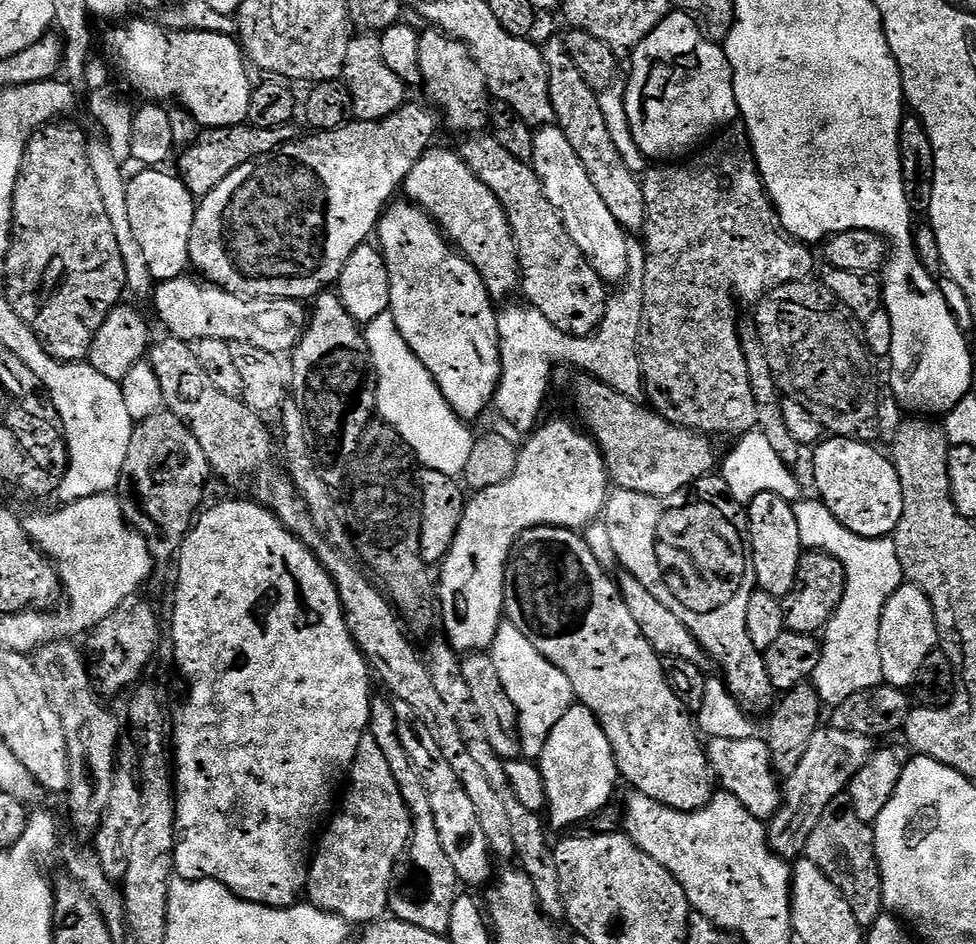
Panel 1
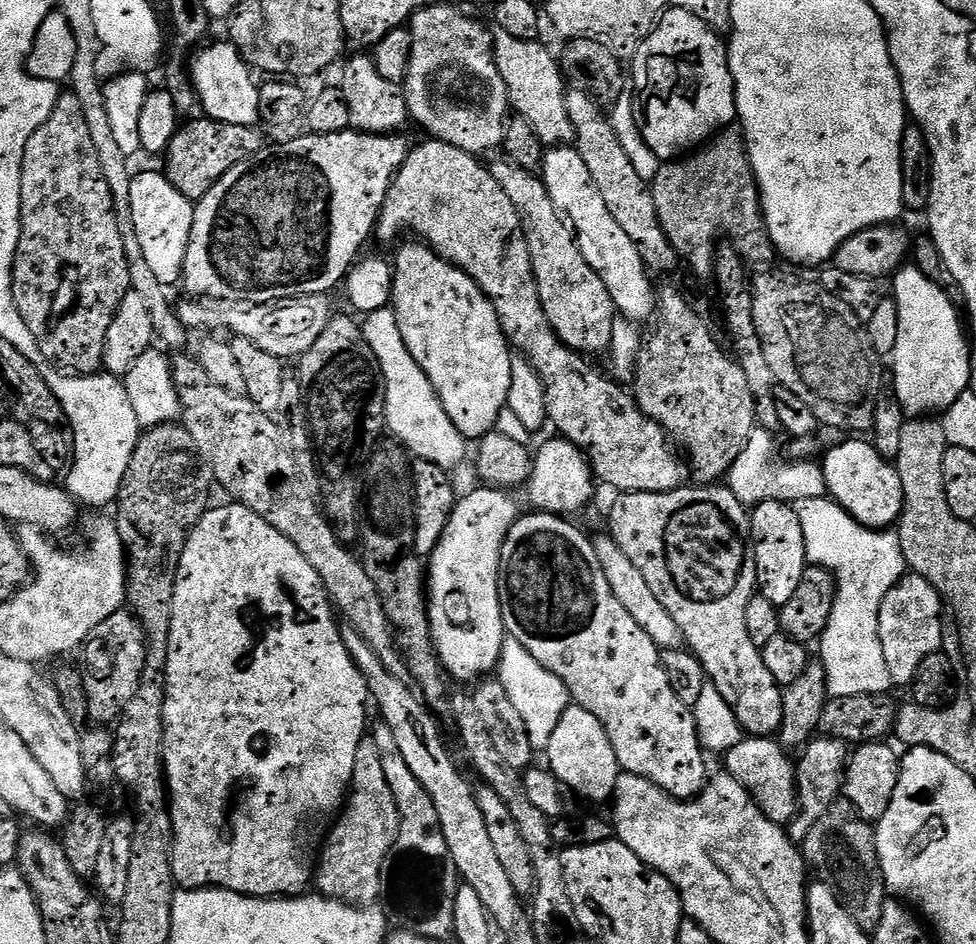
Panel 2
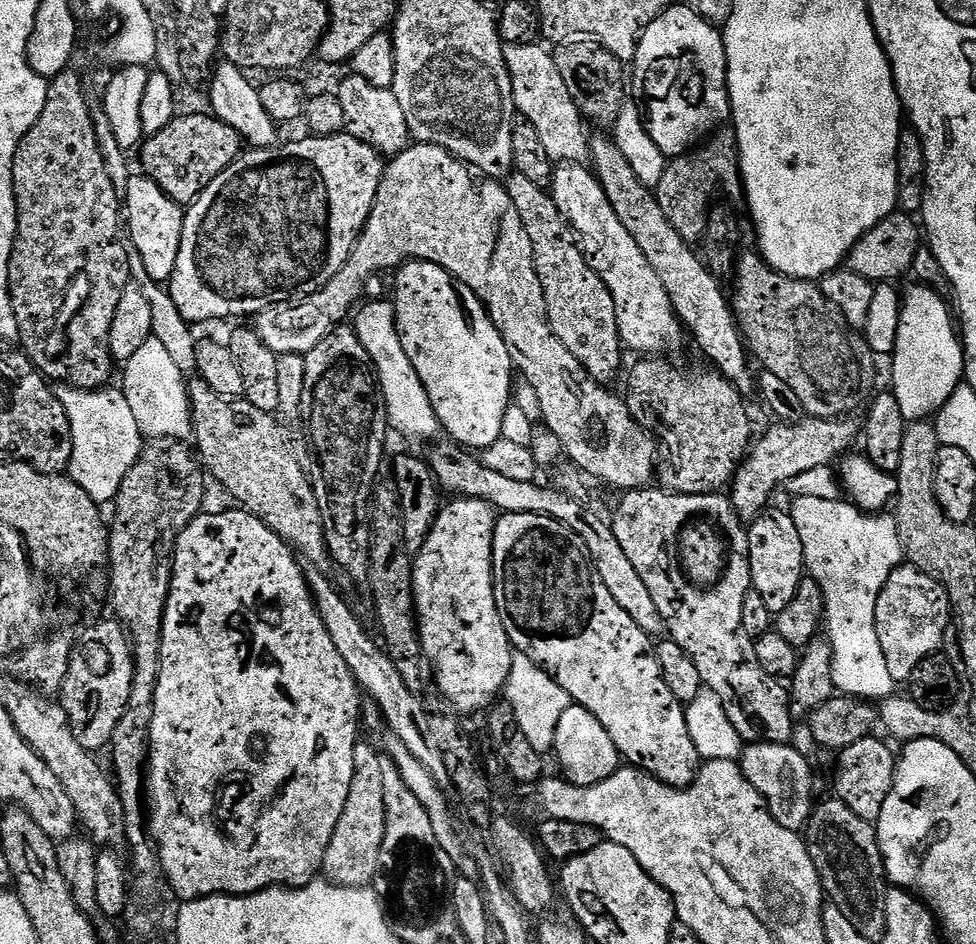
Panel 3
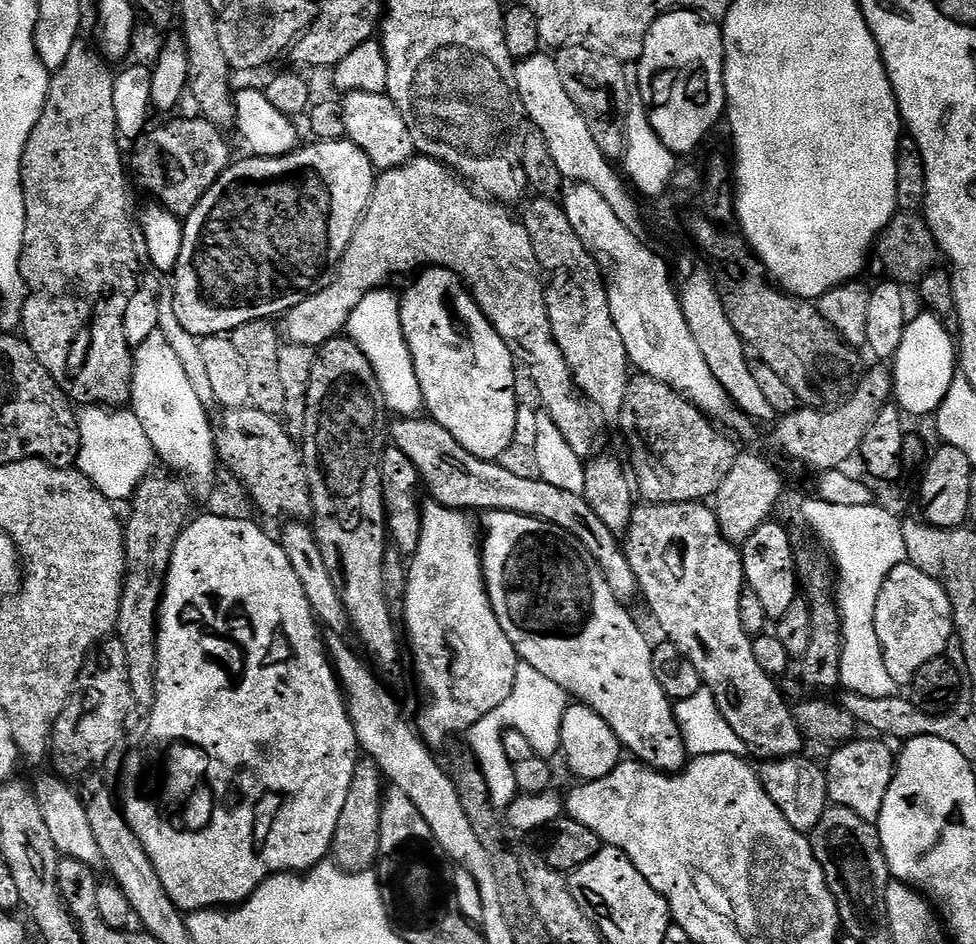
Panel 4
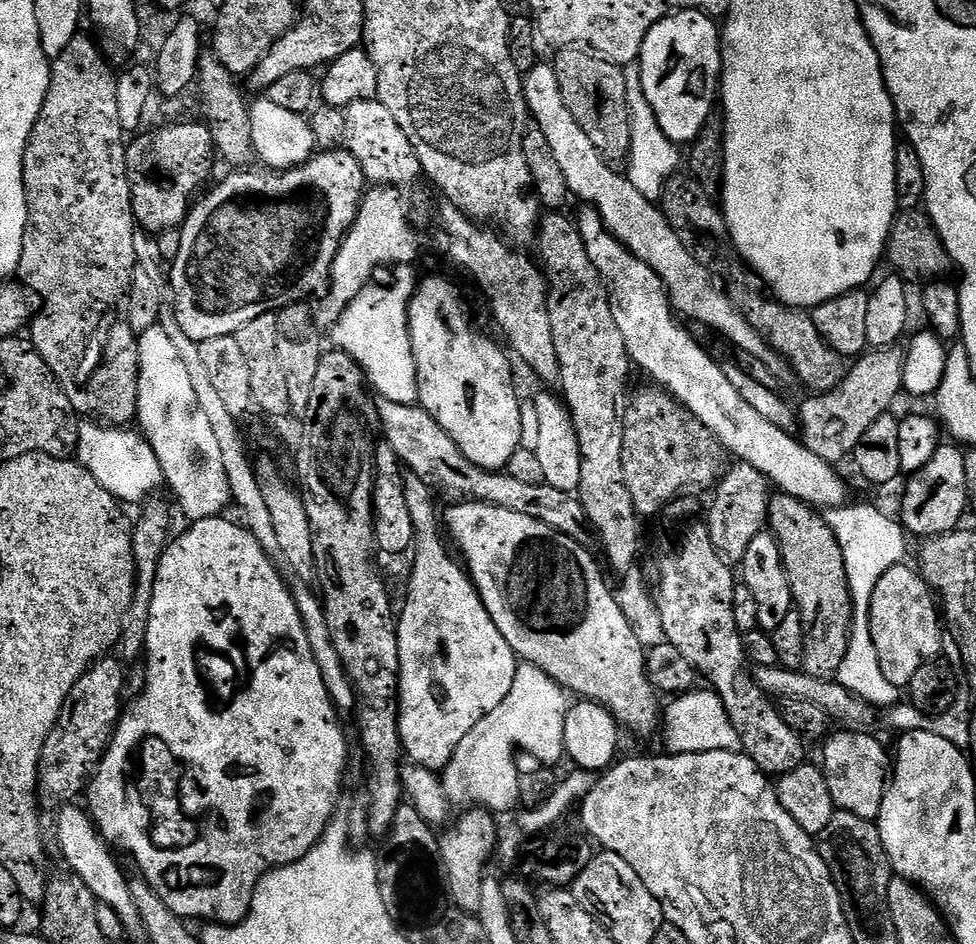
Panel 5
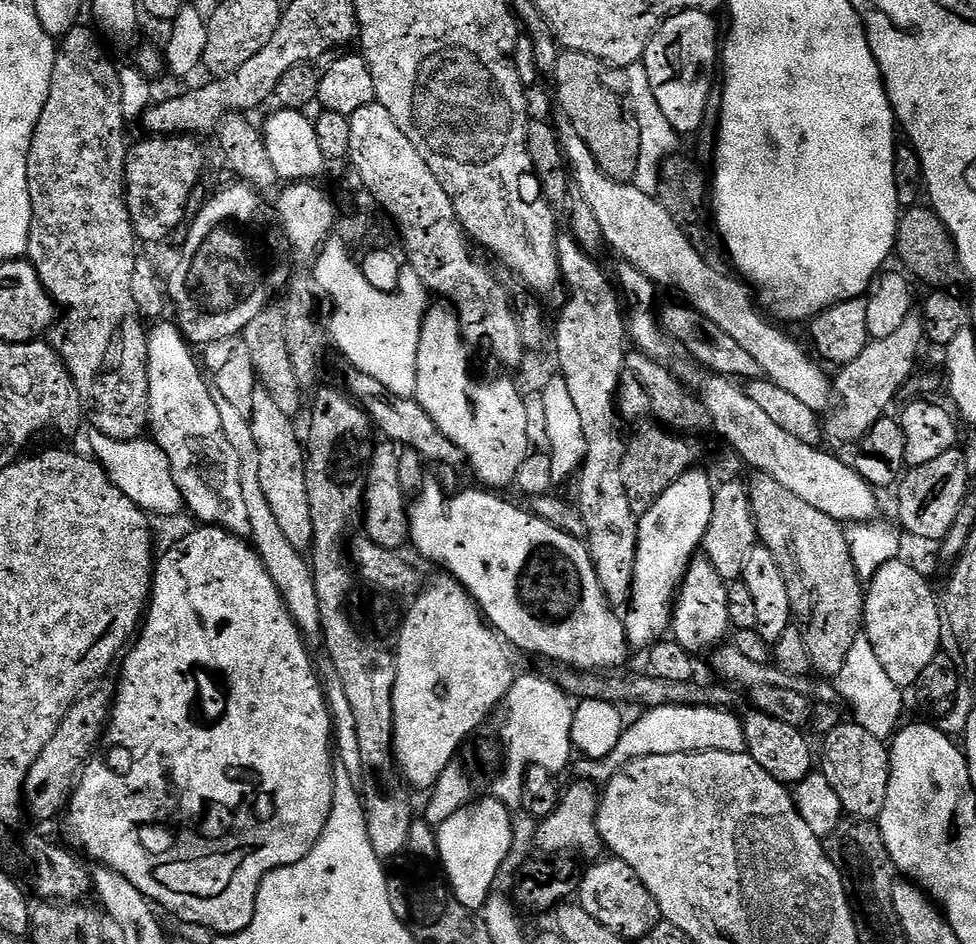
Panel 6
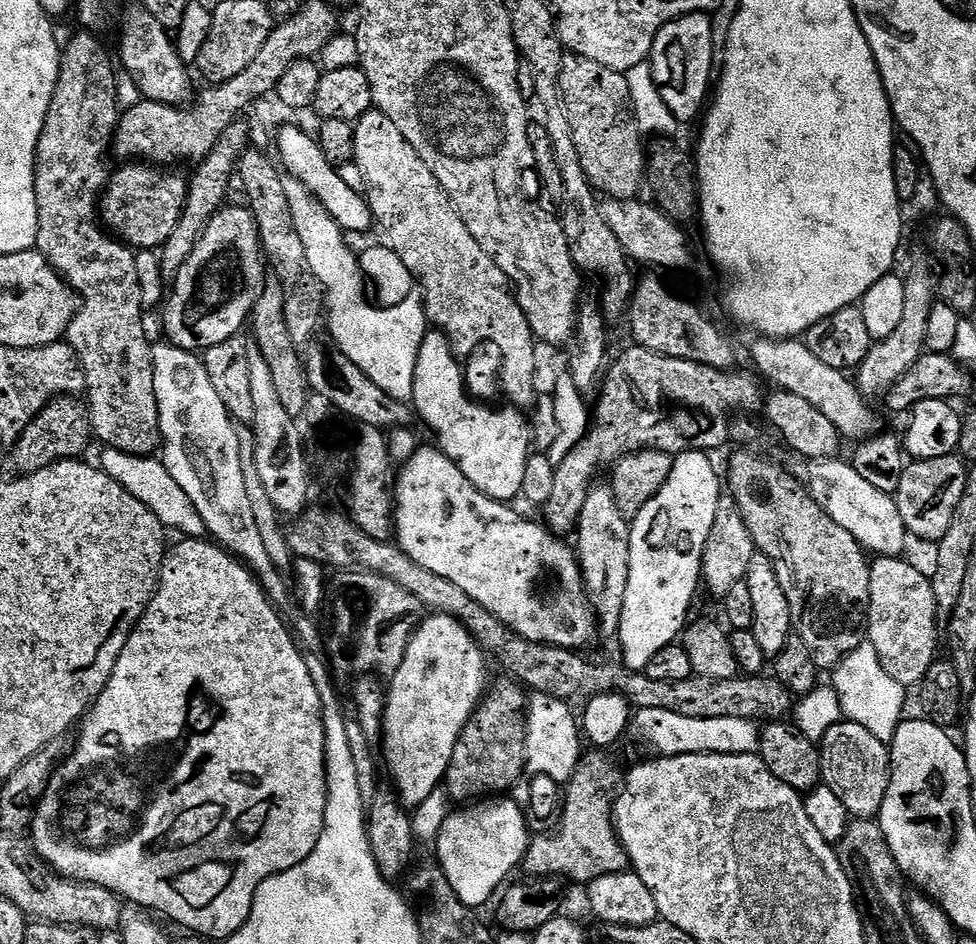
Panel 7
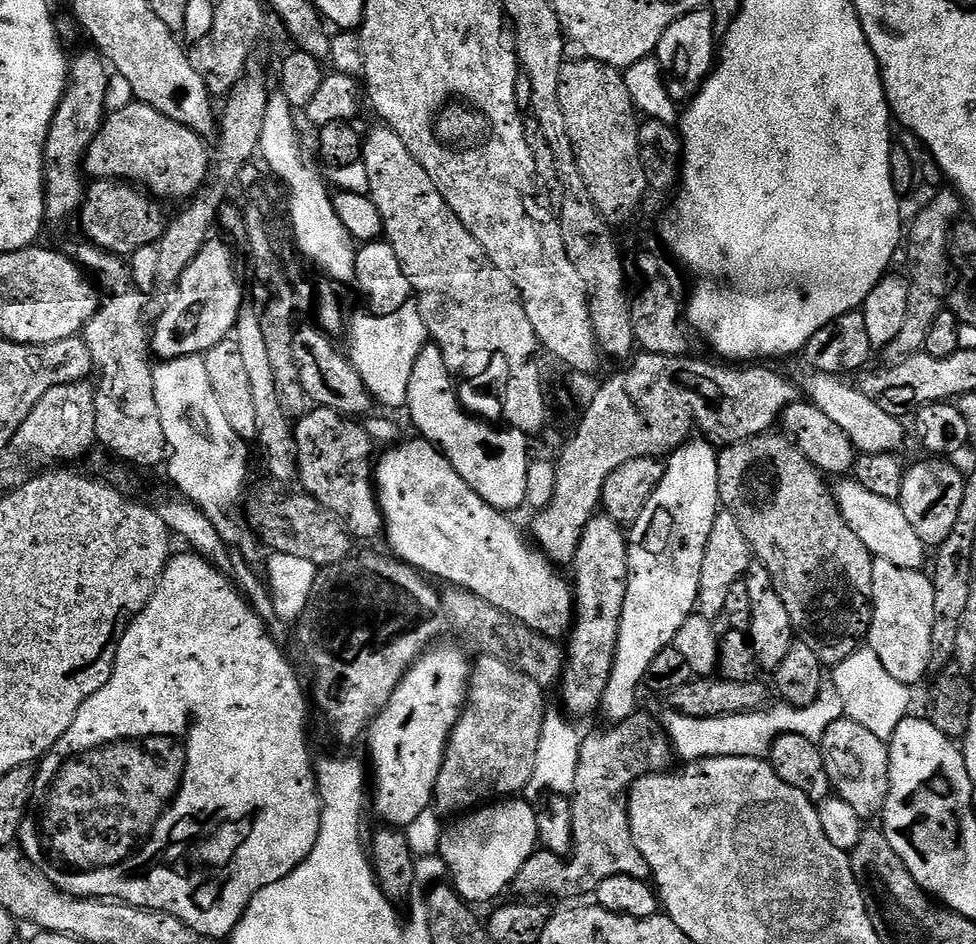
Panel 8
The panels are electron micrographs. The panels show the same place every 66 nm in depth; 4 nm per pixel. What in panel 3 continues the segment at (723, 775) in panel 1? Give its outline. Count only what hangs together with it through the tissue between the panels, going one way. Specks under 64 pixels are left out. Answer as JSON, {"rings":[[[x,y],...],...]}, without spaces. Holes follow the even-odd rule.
{"rings":[[[749,744],[738,761],[744,777],[762,794],[768,803],[770,814],[778,822],[778,826],[786,826],[786,830],[800,832],[807,829],[808,819],[816,796],[816,780],[812,777],[812,764],[792,744]]]}

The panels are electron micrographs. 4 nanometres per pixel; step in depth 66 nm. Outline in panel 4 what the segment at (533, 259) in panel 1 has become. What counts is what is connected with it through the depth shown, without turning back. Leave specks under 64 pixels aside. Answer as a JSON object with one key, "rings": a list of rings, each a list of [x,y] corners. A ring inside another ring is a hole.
{"rings":[[[532,198],[527,201],[528,209],[522,215],[522,222],[530,234],[530,242],[534,242],[534,254],[538,254],[540,270],[546,277],[546,295],[550,326],[554,334],[554,342],[558,342],[558,350],[566,358],[572,376],[576,379],[576,387],[580,389],[585,400],[593,409],[605,412],[612,418],[619,417],[622,406],[626,402],[626,390],[630,379],[630,363],[622,337],[610,314],[607,286],[594,258],[587,252],[574,227],[564,213],[563,207],[556,200]]]}

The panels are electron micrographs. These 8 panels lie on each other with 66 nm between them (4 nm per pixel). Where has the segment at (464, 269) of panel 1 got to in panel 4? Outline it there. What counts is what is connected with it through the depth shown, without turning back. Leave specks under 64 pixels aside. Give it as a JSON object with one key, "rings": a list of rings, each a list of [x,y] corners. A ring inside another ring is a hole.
{"rings":[[[431,266],[423,269],[416,278],[408,293],[403,293],[400,317],[414,362],[414,374],[418,374],[418,386],[422,386],[427,415],[445,427],[470,454],[479,459],[499,461],[502,450],[510,447],[515,438],[518,365],[463,280],[450,270]]]}

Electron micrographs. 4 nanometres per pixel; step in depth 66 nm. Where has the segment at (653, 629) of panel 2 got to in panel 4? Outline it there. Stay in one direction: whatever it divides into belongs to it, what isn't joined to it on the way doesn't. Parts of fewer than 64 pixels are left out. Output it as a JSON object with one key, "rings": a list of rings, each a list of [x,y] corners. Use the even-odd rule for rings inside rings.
{"rings":[[[426,416],[395,419],[390,426],[390,438],[393,445],[410,458],[429,497],[440,505],[467,512],[513,512],[558,526],[578,538],[578,542],[590,550],[610,590],[614,590],[621,602],[637,599],[638,585],[634,570],[630,570],[623,543],[607,528],[606,522],[602,522],[602,518],[590,510],[583,496],[550,486],[549,482],[541,479],[517,478],[515,474],[509,474],[499,462],[479,459],[462,447],[445,427]]]}

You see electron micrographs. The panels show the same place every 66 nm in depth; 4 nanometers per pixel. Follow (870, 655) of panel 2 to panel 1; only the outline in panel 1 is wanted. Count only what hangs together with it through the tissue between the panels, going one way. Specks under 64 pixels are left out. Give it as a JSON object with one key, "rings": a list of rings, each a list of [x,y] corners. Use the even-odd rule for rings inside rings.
{"rings":[[[801,498],[792,505],[798,534],[805,549],[819,550],[838,558],[846,570],[846,590],[842,602],[822,633],[818,691],[825,705],[846,702],[850,694],[876,688],[884,679],[878,654],[878,626],[888,599],[905,583],[902,562],[898,562],[896,541],[892,538],[860,537],[831,513],[820,498]]]}

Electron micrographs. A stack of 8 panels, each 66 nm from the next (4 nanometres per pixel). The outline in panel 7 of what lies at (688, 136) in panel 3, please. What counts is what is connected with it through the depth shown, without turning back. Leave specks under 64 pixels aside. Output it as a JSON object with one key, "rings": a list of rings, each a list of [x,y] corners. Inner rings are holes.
{"rings":[[[692,12],[688,16],[679,16],[678,19],[670,21],[656,36],[652,47],[650,57],[652,77],[662,94],[662,102],[666,102],[670,114],[674,114],[678,122],[692,120],[696,115],[699,117],[709,99],[710,85],[714,80],[711,29],[711,15]],[[708,83],[710,83],[709,88]],[[704,99],[706,99],[705,104]],[[700,107],[702,107],[701,112]]]}

